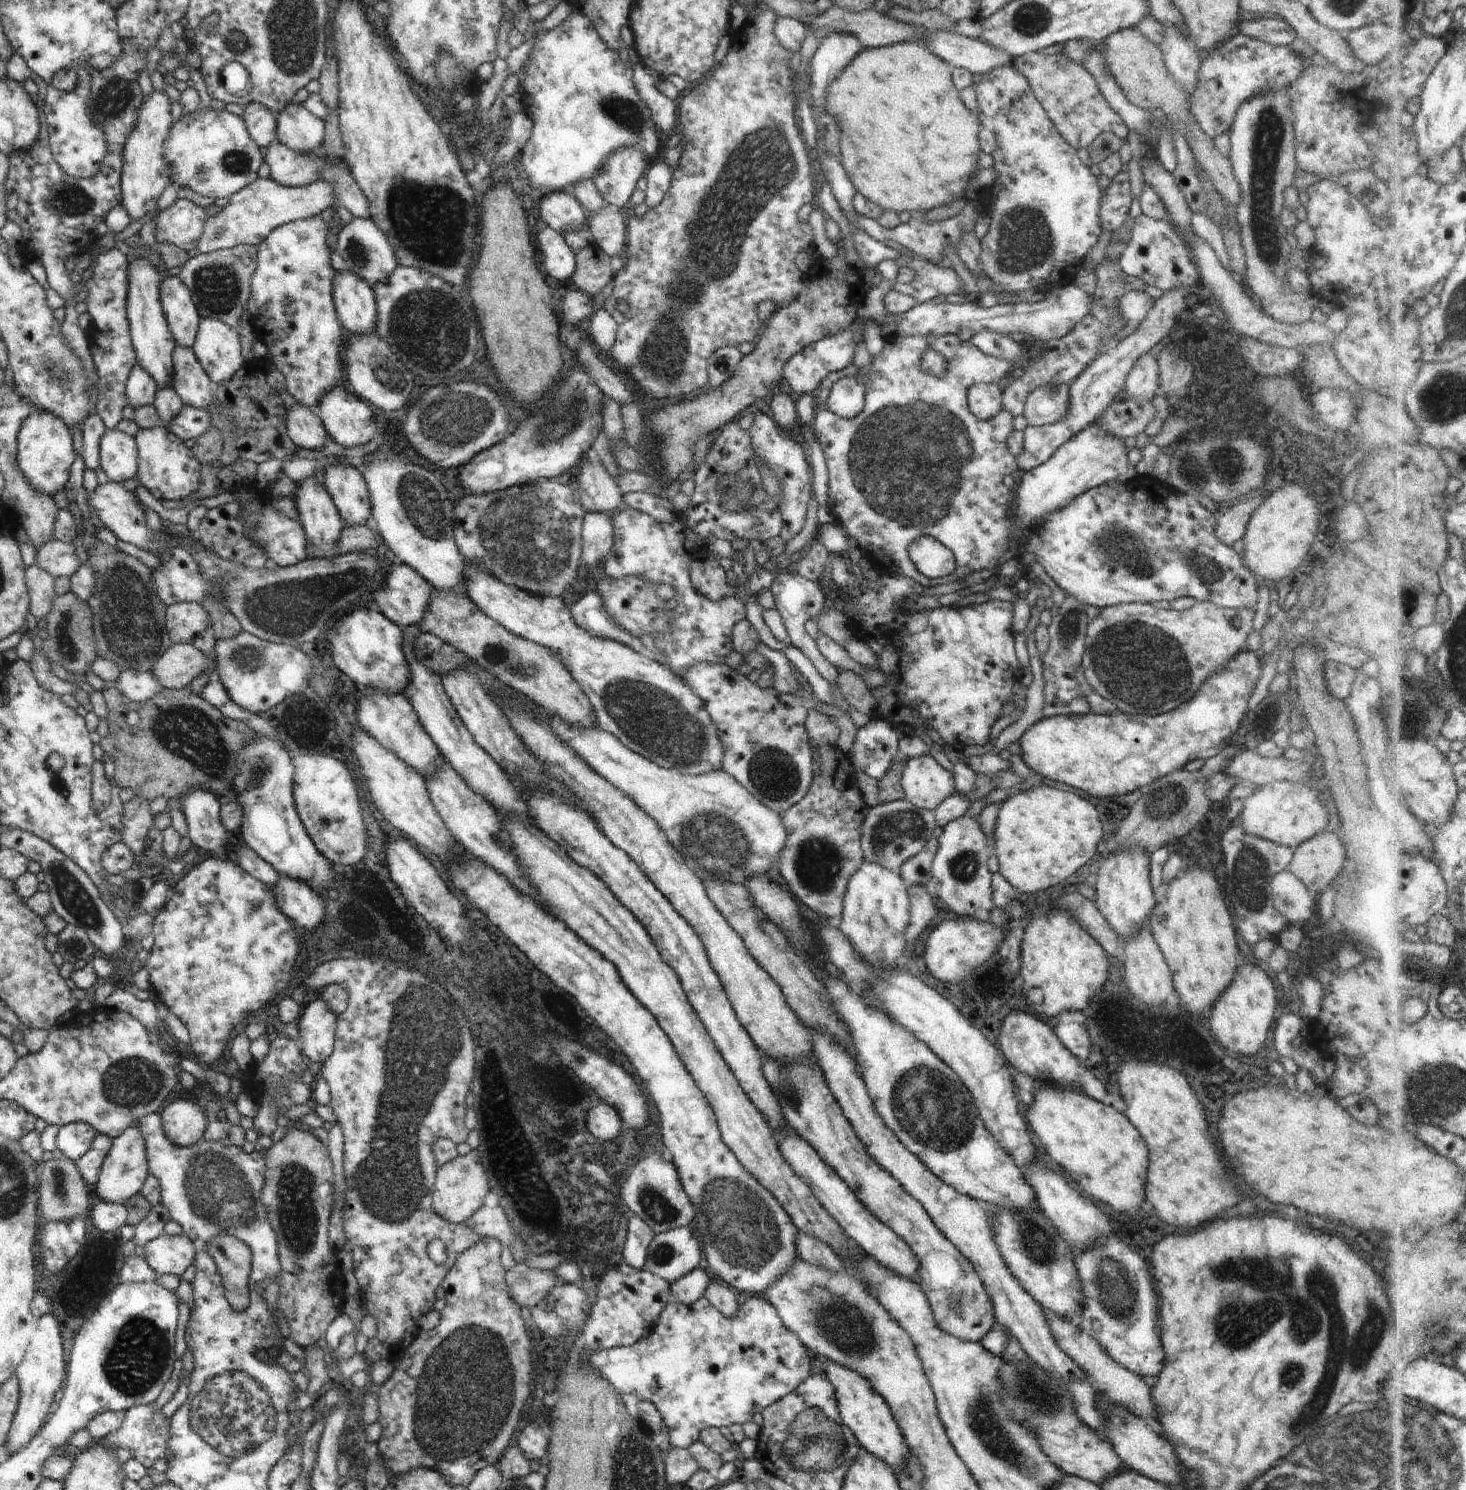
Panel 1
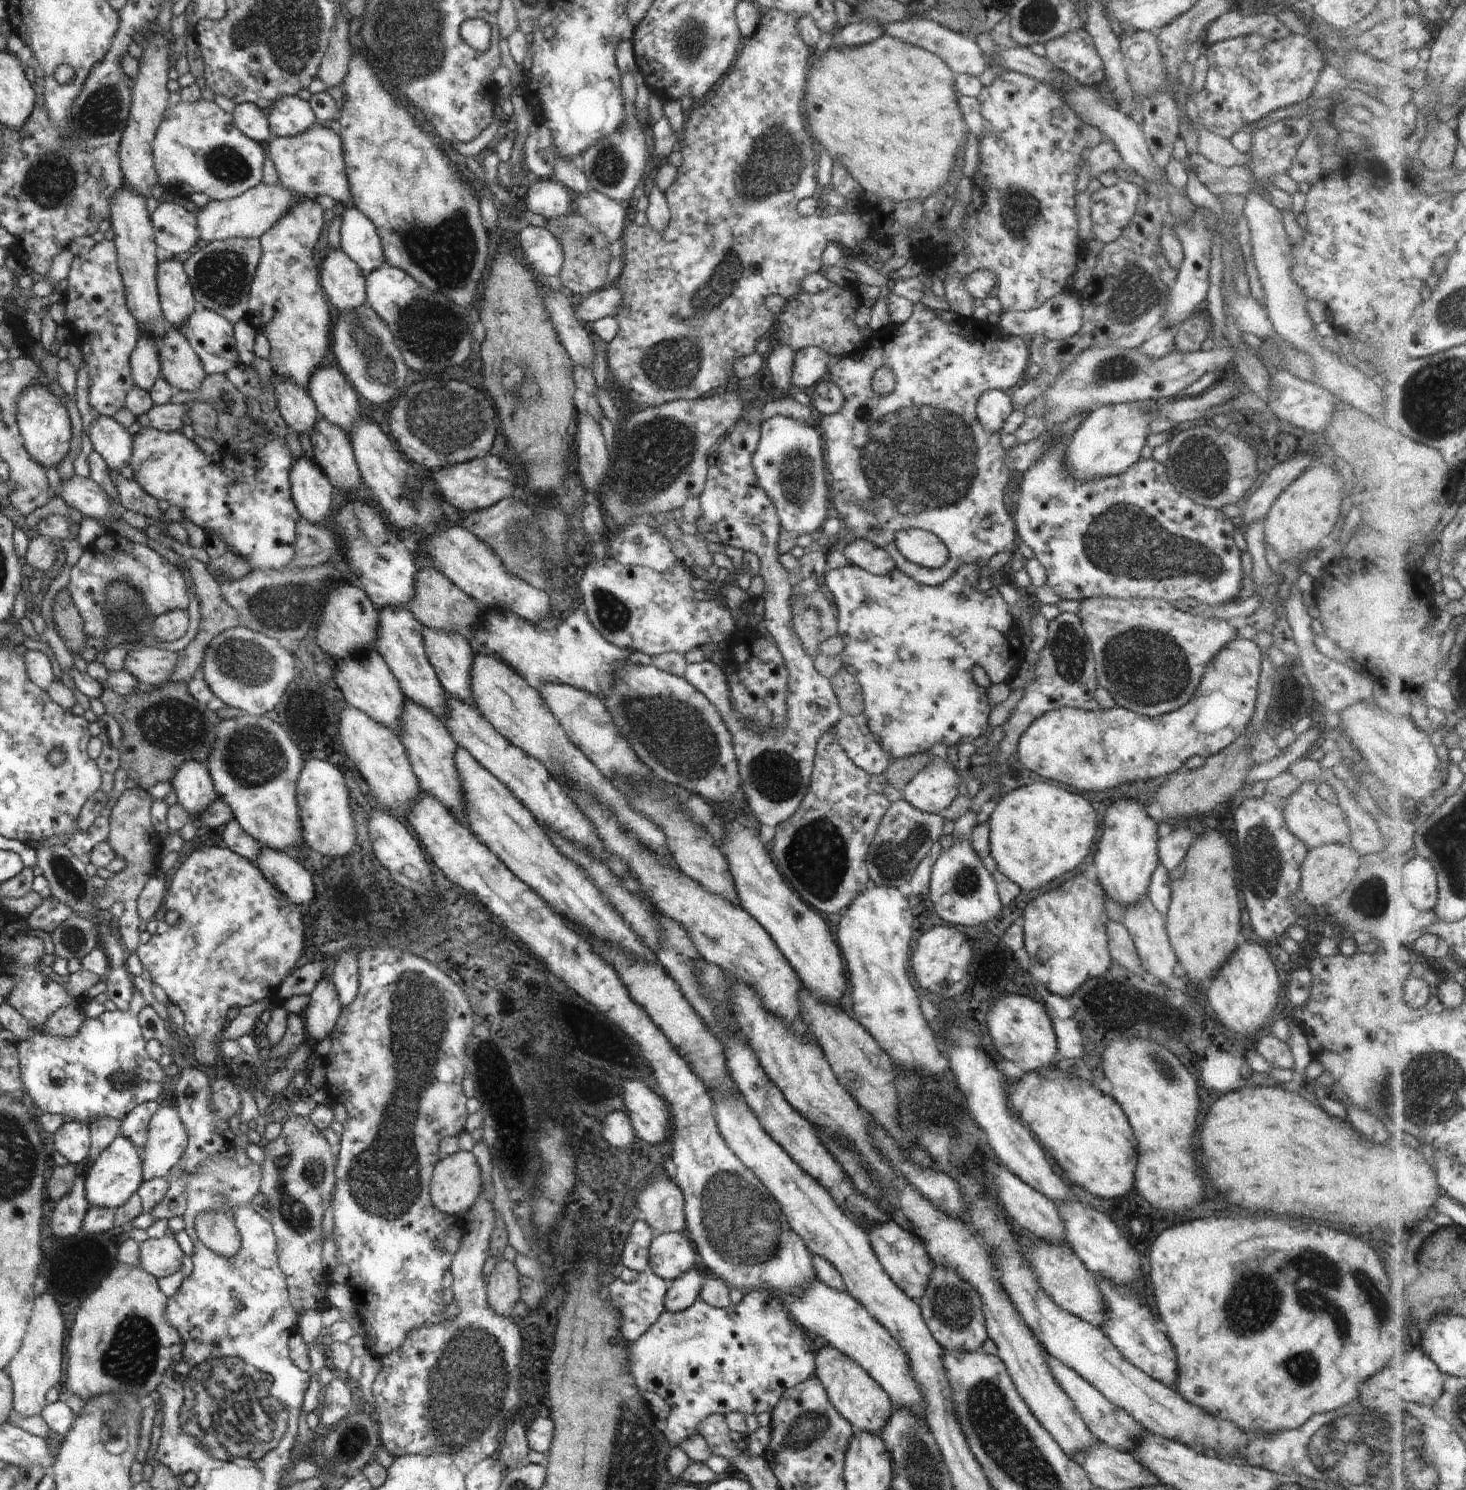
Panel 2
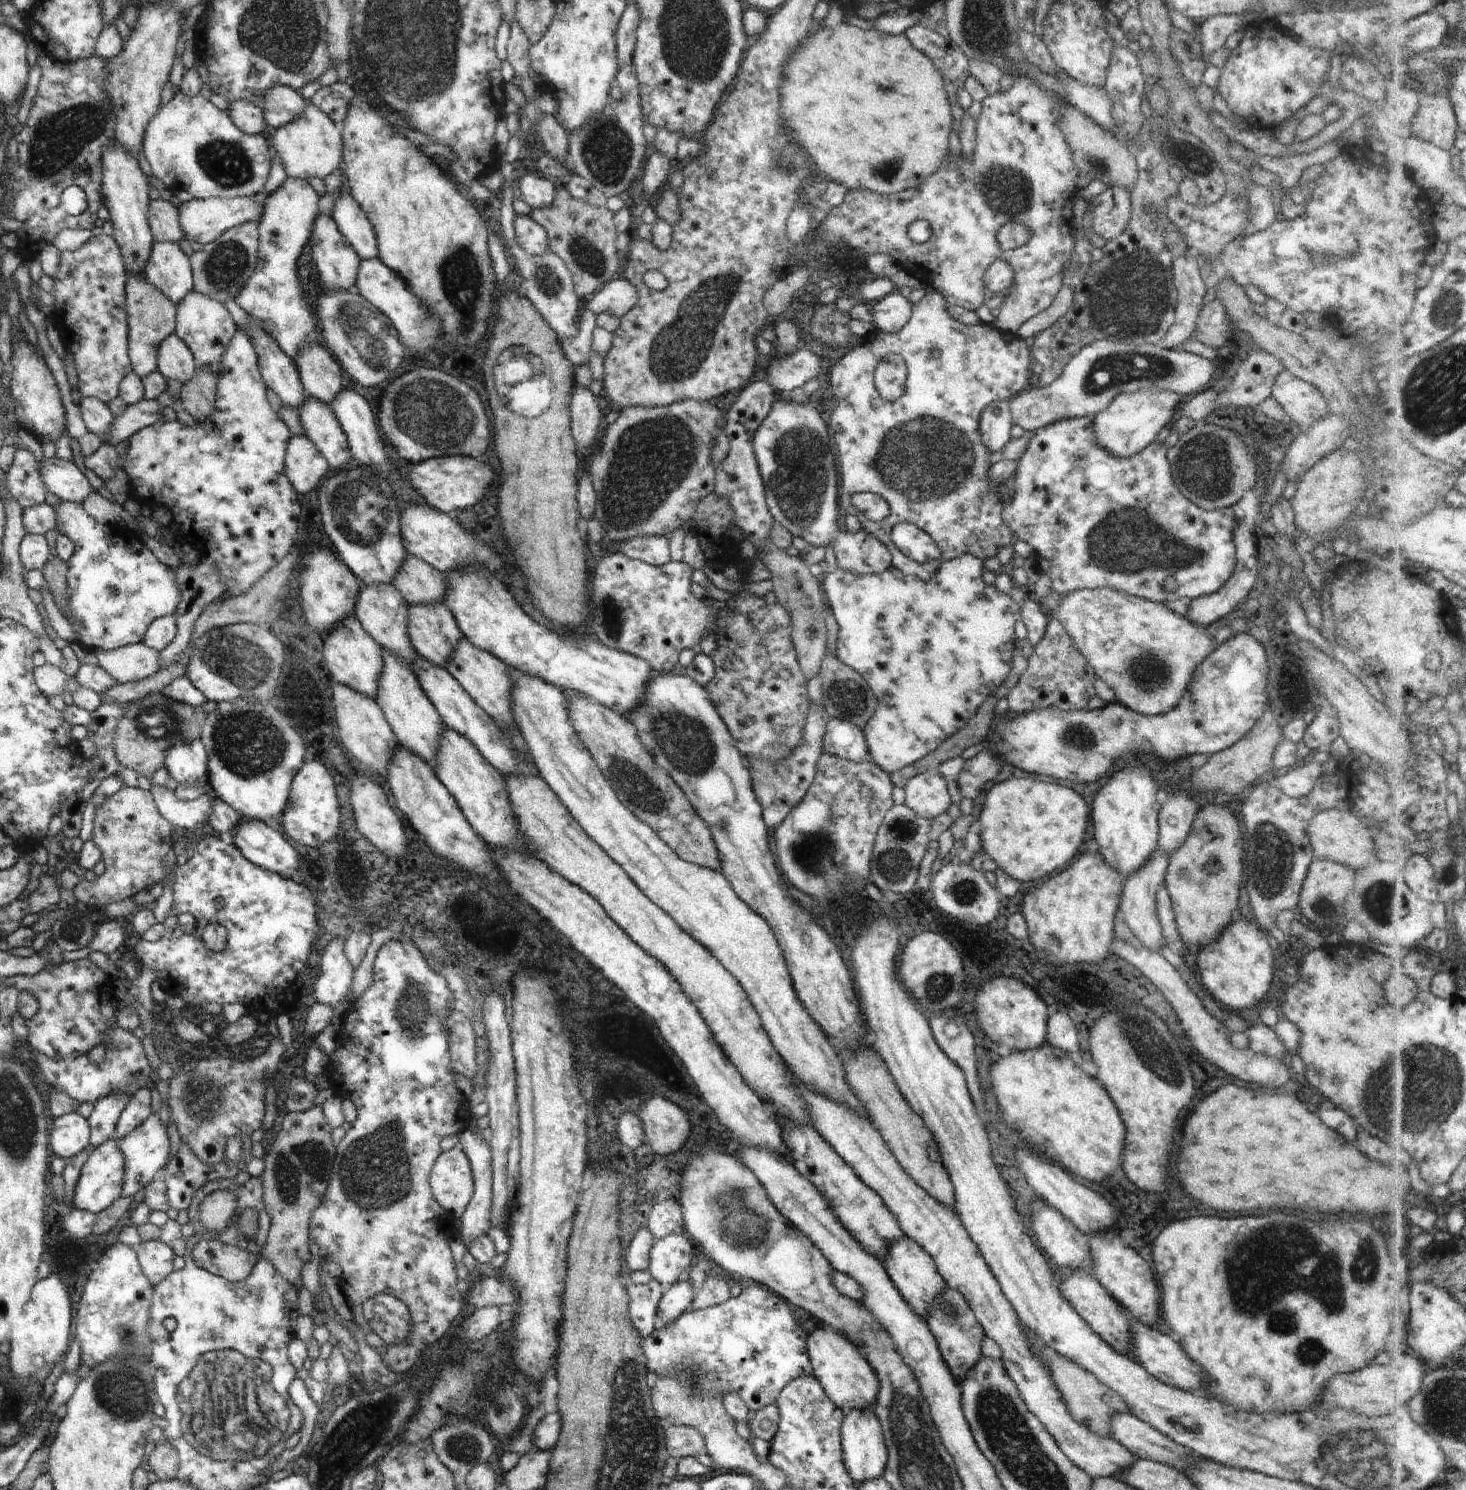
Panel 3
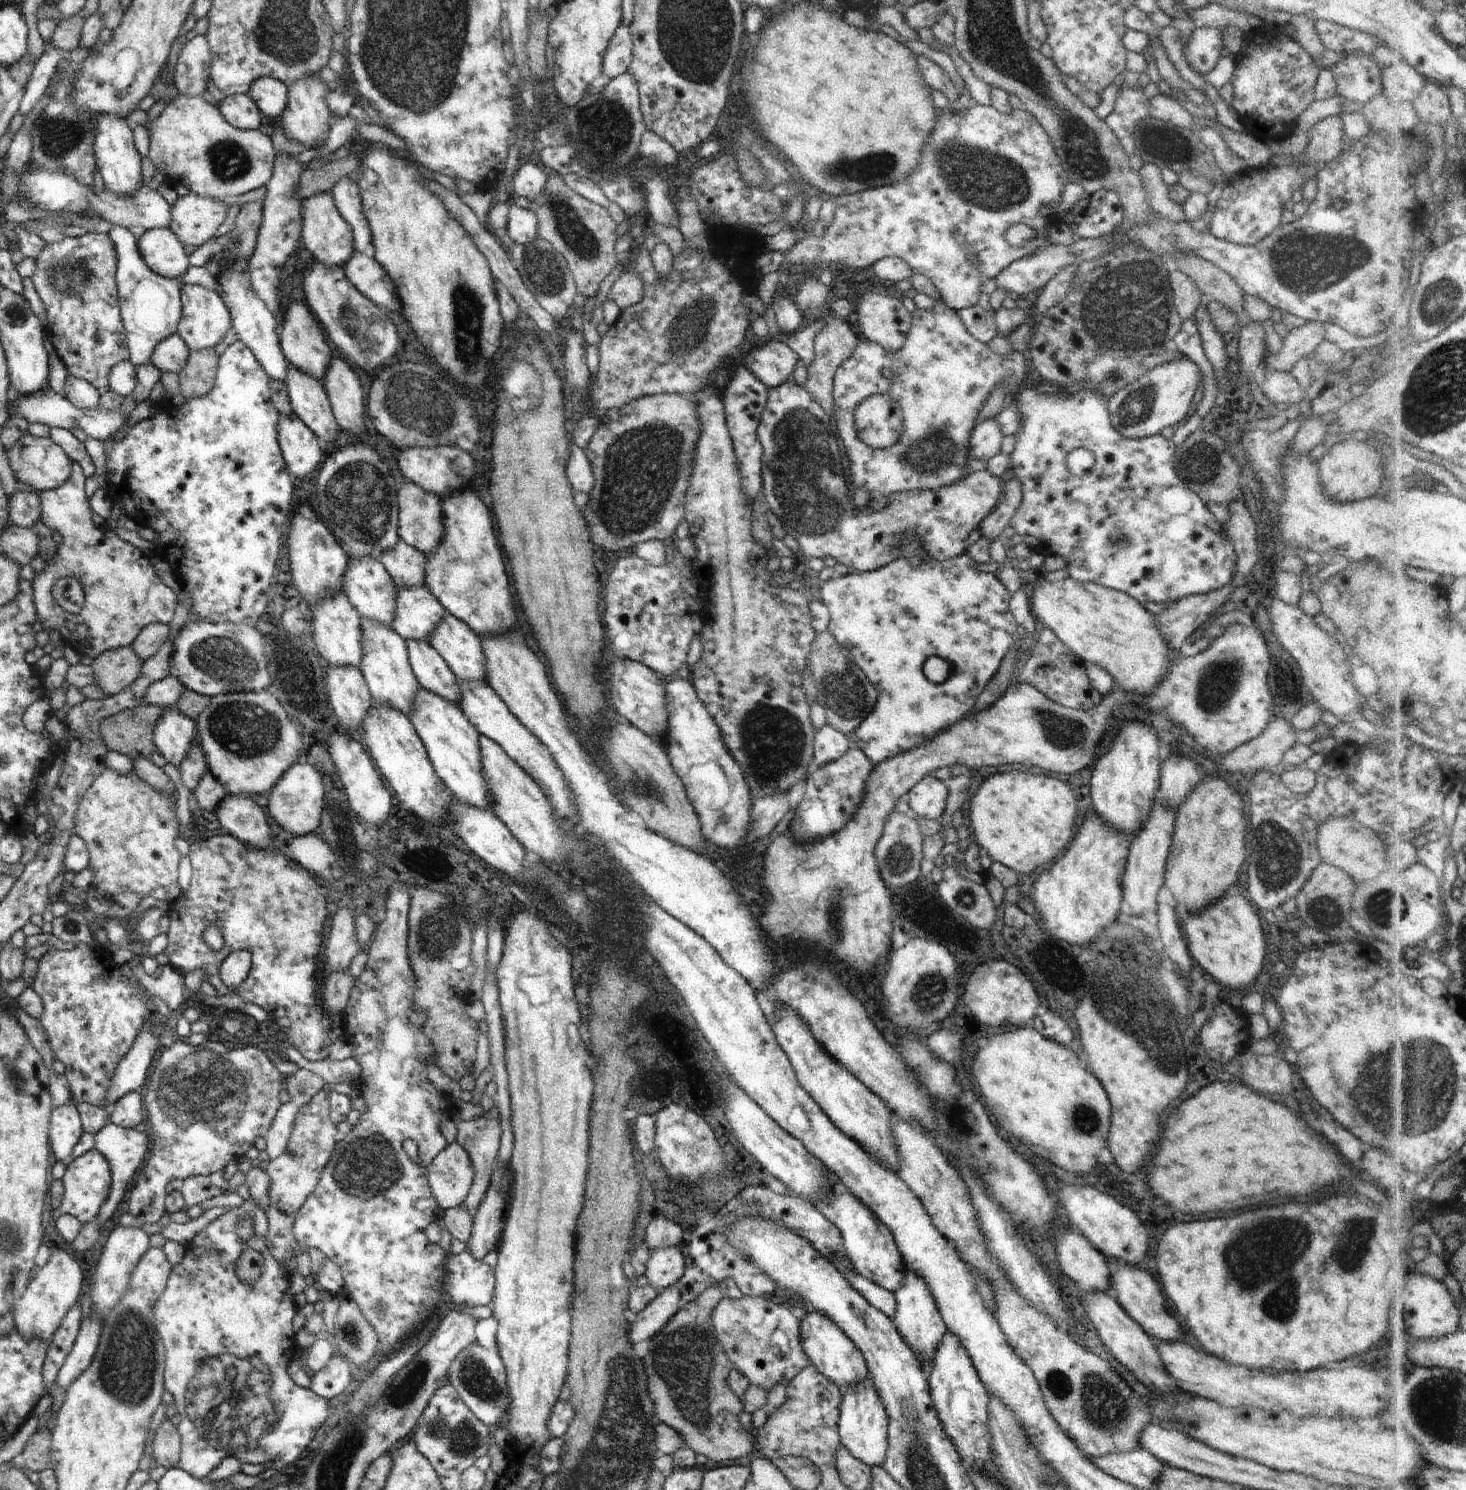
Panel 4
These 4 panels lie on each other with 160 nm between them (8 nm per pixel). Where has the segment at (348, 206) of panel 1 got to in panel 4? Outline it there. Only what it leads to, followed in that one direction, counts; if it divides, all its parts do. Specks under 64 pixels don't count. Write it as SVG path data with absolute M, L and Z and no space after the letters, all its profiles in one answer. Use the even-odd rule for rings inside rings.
M318 73L287 86L288 104L286 104L286 110L282 114L281 137L287 140L295 140L307 149L315 148L318 150L319 147L314 147L316 144L320 146L321 142L326 143L330 128L333 126L332 112L326 106L326 92L330 87L320 80Z

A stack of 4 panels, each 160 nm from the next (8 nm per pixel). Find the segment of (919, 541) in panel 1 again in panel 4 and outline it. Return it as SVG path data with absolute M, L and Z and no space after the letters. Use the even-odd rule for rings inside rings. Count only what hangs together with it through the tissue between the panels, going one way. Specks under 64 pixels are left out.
M966 553L946 561L933 560L931 557L928 557L926 560L899 557L882 569L864 572L852 570L845 576L841 576L841 578L833 580L822 579L819 584L821 587L820 598L822 598L822 603L826 606L830 614L830 624L828 624L827 631L834 636L834 639L842 648L848 648L848 650L850 650L850 654L852 654L851 660L864 672L864 675L870 680L870 683L876 688L876 708L872 710L872 714L870 714L852 734L852 745L857 747L874 764L880 764L880 762L884 762L884 760L888 760L888 758L894 758L894 756L898 756L898 754L902 754L902 752L920 746L924 744L924 742L930 742L936 734L940 734L942 730L950 728L950 726L956 724L958 720L964 720L966 716L970 715L978 696L980 696L986 684L994 678L994 674L998 672L998 668L1000 668L1002 660L1004 660L1004 656L1006 656L1006 652L1008 652L1020 638L1017 633L1018 625L1012 612L1010 612L1009 602L1010 598L1012 598L1011 593L992 573L980 571L978 569L978 562ZM930 656L938 656L938 658L942 658L942 660L948 662L948 678L942 683L930 682L930 680L922 674L922 664L924 664L924 660L930 658Z

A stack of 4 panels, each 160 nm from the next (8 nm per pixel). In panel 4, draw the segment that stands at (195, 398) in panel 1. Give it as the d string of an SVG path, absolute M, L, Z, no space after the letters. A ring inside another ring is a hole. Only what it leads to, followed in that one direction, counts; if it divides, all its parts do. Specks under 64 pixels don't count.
M176 333L162 340L154 348L154 352L150 356L150 363L156 366L161 373L174 372L178 374L184 368L188 356L190 356L188 346Z

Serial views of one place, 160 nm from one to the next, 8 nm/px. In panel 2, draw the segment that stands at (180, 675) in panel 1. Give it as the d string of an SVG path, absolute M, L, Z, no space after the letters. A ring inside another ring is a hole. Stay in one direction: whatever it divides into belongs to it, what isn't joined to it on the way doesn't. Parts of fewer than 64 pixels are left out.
M144 648L127 654L124 669L130 672L138 683L148 686L166 684L172 676L178 662L178 651L166 651L158 648Z

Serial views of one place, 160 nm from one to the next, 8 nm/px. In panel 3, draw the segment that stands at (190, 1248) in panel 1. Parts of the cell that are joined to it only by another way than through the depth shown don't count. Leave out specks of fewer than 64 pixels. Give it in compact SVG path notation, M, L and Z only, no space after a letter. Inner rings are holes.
M159 1239L141 1242L135 1252L144 1276L153 1286L163 1282L173 1272L174 1252Z

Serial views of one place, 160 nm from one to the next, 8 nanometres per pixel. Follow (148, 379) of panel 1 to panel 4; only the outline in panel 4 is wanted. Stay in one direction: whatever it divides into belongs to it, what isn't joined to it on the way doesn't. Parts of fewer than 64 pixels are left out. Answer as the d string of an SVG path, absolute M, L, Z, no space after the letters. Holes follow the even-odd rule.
M114 225L112 230L107 233L107 236L114 242L116 260L118 260L115 282L118 290L122 323L126 334L126 347L130 354L129 362L134 366L150 364L150 356L152 356L154 348L168 336L177 333L181 318L181 288L178 284L180 282L183 285L187 283L200 284L200 286L220 294L218 286L216 286L216 280L209 274L206 267L191 266L184 272L184 276L180 276L178 280L162 278L146 266L138 253L137 232L131 232L125 227Z

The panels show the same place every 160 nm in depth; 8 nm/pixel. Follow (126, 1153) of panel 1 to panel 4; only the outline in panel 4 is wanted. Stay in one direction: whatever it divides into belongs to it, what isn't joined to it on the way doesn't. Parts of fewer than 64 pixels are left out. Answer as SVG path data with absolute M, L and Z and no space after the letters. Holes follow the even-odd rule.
M93 1149L86 1154L82 1154L82 1156L78 1156L78 1158L74 1158L72 1162L68 1162L65 1166L66 1172L61 1179L64 1184L64 1196L58 1209L53 1209L53 1219L56 1221L60 1216L70 1214L86 1225L98 1215L102 1204L106 1202L106 1198L110 1194L112 1174L110 1174L108 1160L98 1150Z

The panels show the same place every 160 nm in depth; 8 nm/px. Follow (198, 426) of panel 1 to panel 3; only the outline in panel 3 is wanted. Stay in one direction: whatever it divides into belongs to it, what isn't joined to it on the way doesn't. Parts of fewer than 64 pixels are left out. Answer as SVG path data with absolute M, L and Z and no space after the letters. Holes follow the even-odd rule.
M140 400L137 404L127 406L126 410L116 416L114 424L112 424L112 432L108 434L108 442L112 447L129 440L136 432L152 426L154 424L163 423L164 417L162 410L164 408L158 400Z

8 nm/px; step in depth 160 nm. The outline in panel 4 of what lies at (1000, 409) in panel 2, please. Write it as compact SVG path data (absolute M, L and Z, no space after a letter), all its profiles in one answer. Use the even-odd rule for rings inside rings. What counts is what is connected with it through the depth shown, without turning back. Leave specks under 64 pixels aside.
M995 417L976 424L970 436L970 457L990 460L1001 452L1004 438L1002 428L998 428Z

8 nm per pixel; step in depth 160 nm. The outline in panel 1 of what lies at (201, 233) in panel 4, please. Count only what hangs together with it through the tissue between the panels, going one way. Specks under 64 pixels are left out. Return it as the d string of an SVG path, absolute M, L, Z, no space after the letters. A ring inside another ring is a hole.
M258 178L234 194L230 203L216 216L208 218L196 248L200 253L210 253L240 245L256 246L265 240L272 230L296 220L318 216L326 210L330 211L336 207L336 202L338 201L334 190L324 180L312 182L308 186L284 187L274 180Z

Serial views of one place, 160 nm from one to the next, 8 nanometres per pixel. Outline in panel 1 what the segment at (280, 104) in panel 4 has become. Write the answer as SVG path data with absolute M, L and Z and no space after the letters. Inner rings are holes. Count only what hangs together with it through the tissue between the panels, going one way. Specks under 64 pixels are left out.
M302 104L286 106L277 120L277 141L300 154L316 152L324 142L325 121L310 114Z

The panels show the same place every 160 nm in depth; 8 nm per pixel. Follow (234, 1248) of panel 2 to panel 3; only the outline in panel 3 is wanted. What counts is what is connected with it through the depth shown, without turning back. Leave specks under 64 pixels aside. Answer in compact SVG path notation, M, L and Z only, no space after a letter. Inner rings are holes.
M230 1190L209 1193L200 1200L198 1220L208 1232L222 1232L228 1228L230 1218L236 1212L236 1194Z

